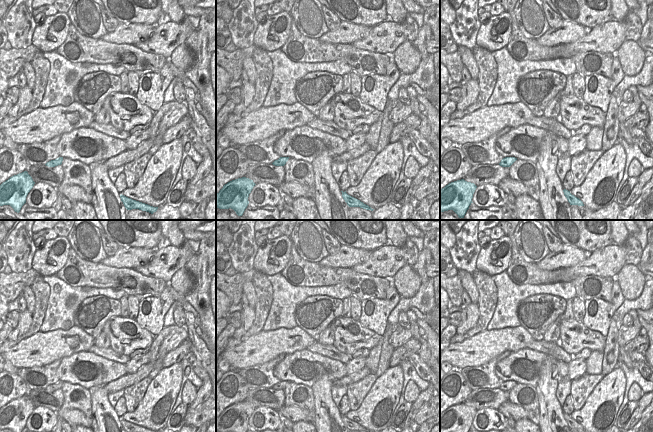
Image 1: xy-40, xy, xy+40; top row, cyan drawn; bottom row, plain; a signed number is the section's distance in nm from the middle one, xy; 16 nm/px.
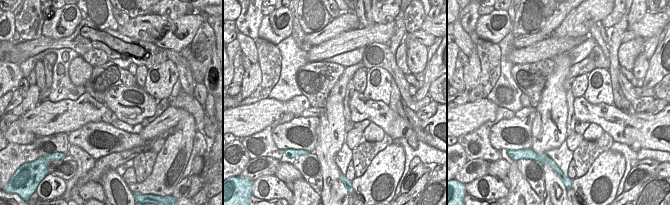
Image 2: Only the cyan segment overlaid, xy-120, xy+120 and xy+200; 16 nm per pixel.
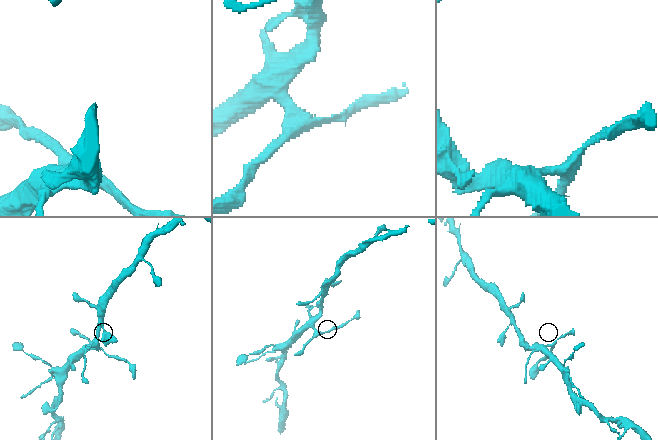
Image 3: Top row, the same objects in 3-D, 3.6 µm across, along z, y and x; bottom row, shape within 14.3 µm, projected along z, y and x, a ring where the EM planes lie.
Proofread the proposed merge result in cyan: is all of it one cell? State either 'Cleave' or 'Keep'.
Cleave.

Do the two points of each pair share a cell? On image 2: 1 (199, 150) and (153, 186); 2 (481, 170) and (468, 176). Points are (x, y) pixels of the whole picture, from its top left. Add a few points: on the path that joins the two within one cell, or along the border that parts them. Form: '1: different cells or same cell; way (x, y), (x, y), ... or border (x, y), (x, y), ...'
1: different cells; border (195, 135), (192, 141), (190, 157), (179, 178)
2: same cell; way (478, 170), (471, 173)

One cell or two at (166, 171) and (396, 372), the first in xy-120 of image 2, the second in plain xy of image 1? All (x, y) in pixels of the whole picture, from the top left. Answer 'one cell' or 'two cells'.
one cell

